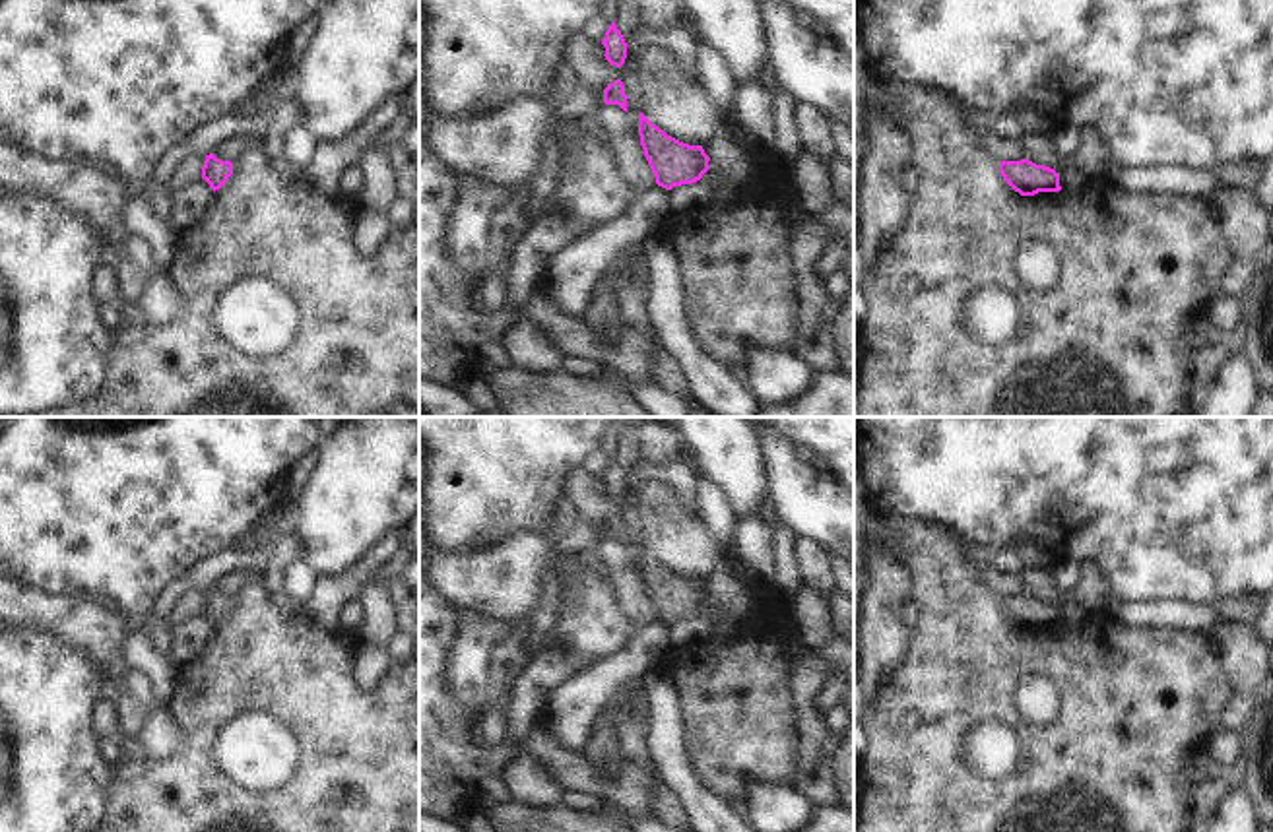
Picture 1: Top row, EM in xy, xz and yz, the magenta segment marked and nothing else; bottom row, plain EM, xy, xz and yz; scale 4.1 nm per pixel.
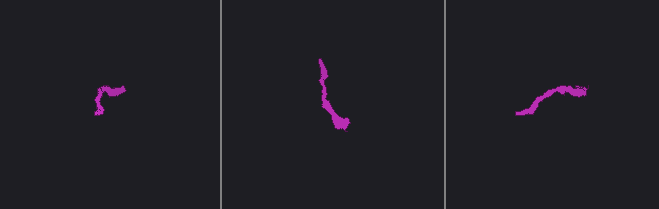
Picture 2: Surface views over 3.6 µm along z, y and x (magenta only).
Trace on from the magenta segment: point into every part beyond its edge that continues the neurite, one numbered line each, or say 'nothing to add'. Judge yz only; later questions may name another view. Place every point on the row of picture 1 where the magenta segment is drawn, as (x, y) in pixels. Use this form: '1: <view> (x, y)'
nothing to add

